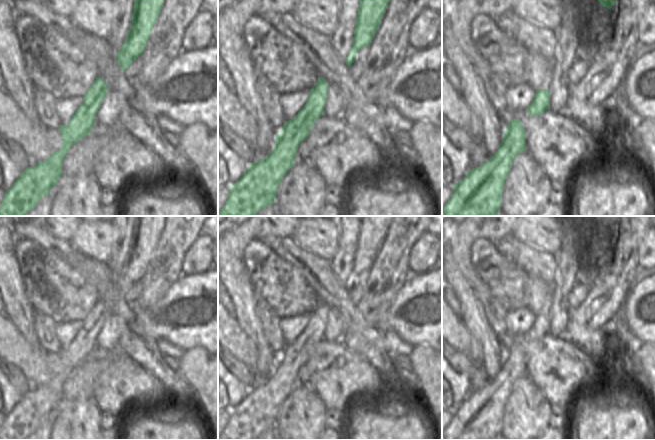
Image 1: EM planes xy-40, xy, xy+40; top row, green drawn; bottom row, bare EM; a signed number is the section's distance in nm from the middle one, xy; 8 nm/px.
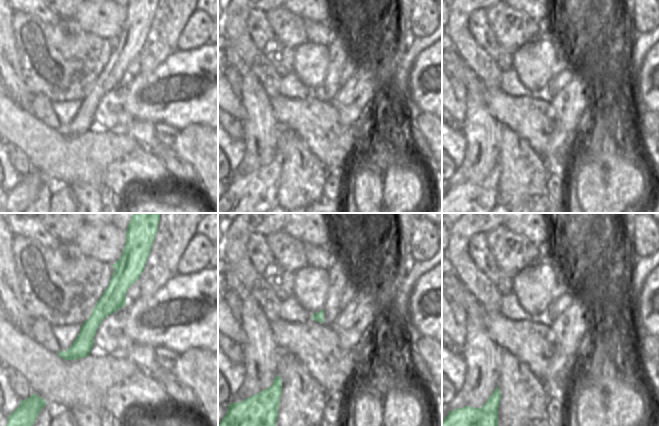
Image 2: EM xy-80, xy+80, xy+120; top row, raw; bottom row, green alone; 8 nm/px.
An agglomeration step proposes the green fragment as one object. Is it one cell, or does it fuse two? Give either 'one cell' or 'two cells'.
one cell

